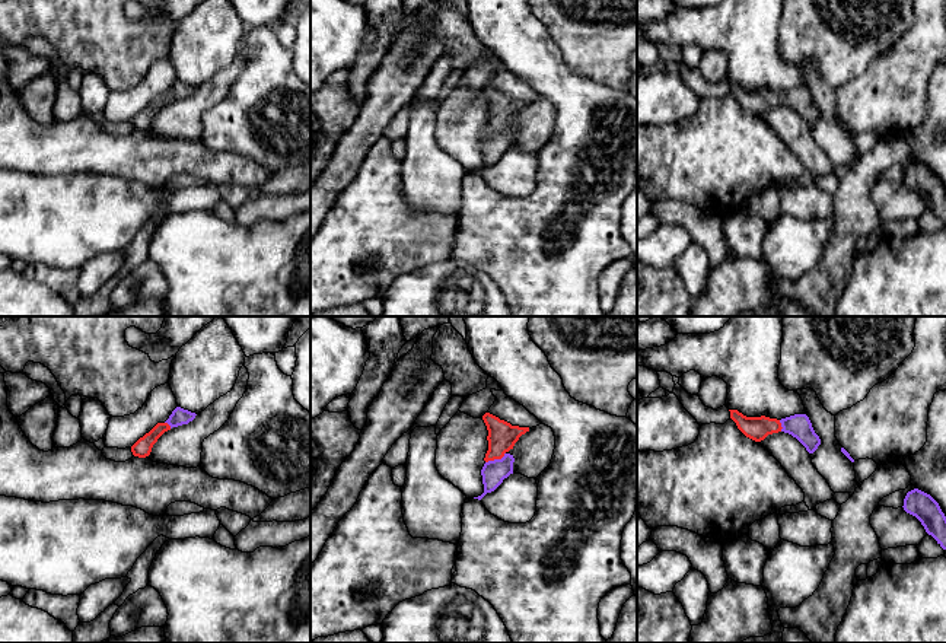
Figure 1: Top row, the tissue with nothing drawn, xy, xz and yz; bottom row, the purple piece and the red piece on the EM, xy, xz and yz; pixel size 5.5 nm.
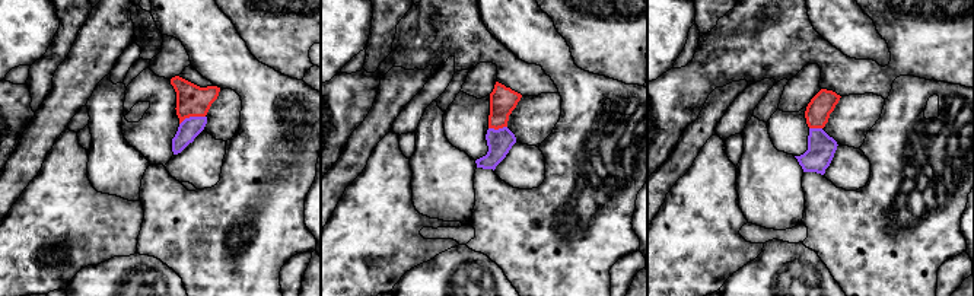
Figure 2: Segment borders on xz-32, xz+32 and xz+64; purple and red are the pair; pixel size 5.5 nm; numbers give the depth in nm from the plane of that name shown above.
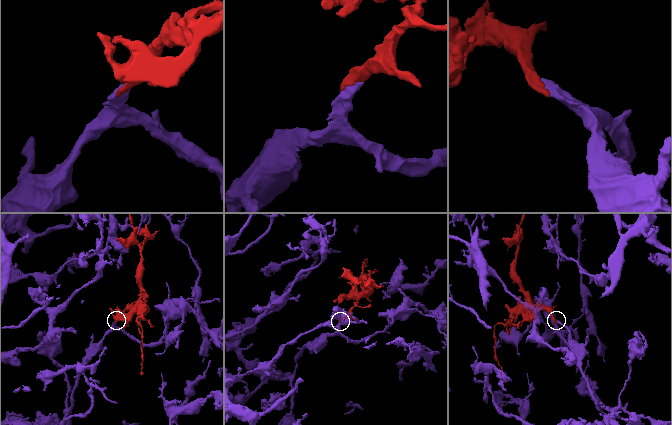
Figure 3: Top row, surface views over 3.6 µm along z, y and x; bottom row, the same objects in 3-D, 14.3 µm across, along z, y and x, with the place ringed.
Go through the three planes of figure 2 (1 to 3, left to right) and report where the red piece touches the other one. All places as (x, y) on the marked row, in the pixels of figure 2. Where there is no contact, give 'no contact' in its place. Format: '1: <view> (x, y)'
1: xz-32 (191, 117)
2: xz+32 (499, 129)
3: xz+64 (815, 129)

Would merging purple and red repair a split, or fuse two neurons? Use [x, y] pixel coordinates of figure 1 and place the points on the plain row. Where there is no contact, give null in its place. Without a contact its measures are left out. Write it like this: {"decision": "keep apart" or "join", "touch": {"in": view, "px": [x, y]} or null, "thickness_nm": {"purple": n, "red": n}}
{"decision": "join", "touch": {"in": "xz", "px": [496, 133]}, "thickness_nm": {"purple": 130, "red": 160}}

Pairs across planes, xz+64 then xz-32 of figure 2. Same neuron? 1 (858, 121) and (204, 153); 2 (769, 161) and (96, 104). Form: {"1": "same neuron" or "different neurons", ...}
{"1": "different neurons", "2": "same neuron"}

